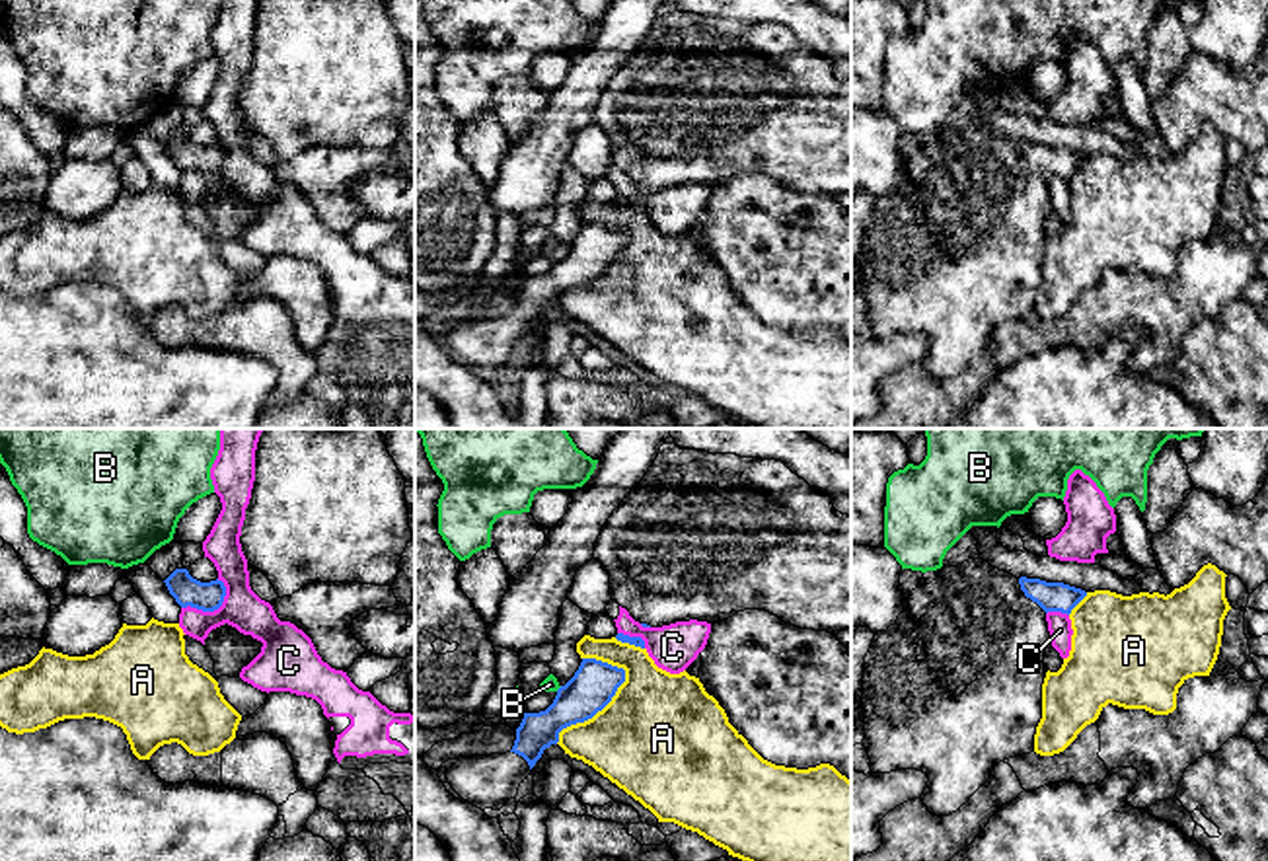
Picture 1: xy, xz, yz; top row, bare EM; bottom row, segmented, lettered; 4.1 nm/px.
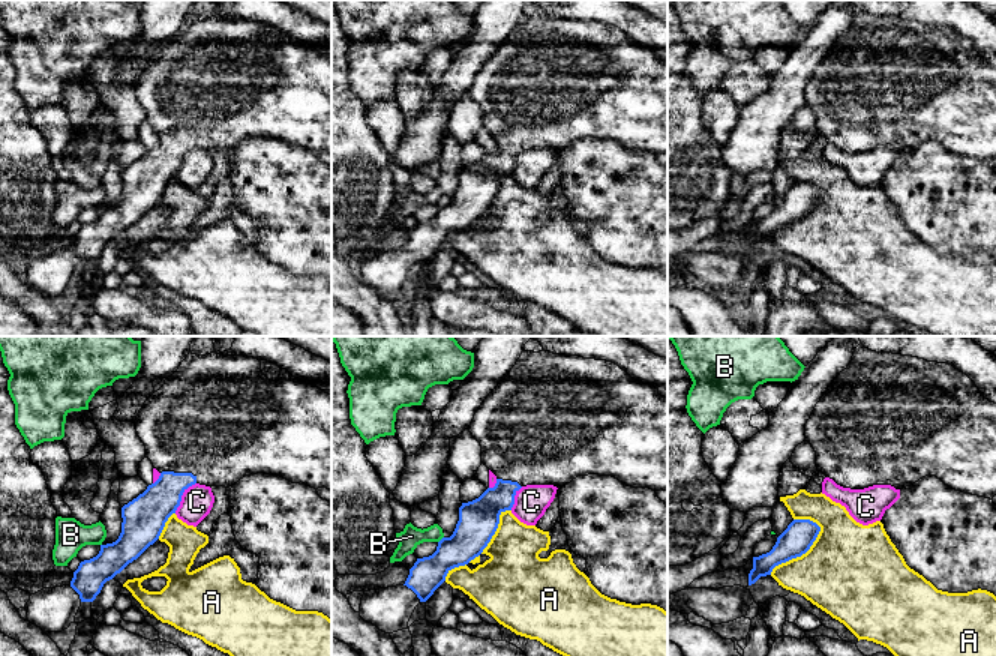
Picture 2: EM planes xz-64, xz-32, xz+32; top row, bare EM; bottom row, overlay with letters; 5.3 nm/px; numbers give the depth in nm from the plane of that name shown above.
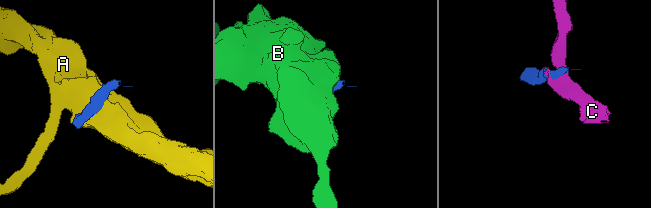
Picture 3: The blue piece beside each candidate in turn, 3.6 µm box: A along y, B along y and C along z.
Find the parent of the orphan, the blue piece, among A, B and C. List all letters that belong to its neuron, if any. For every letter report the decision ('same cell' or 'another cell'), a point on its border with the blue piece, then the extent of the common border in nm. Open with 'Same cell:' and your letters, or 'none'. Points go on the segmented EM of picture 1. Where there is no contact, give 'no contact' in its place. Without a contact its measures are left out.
Same cell: none
A: another cell; meets blue in xz at (596, 711); contact 420 nm long
B: another cell; meets blue in xz at (559, 688); contact 40 nm long
C: another cell; meets blue in xy at (211, 610); contact 220 nm long

